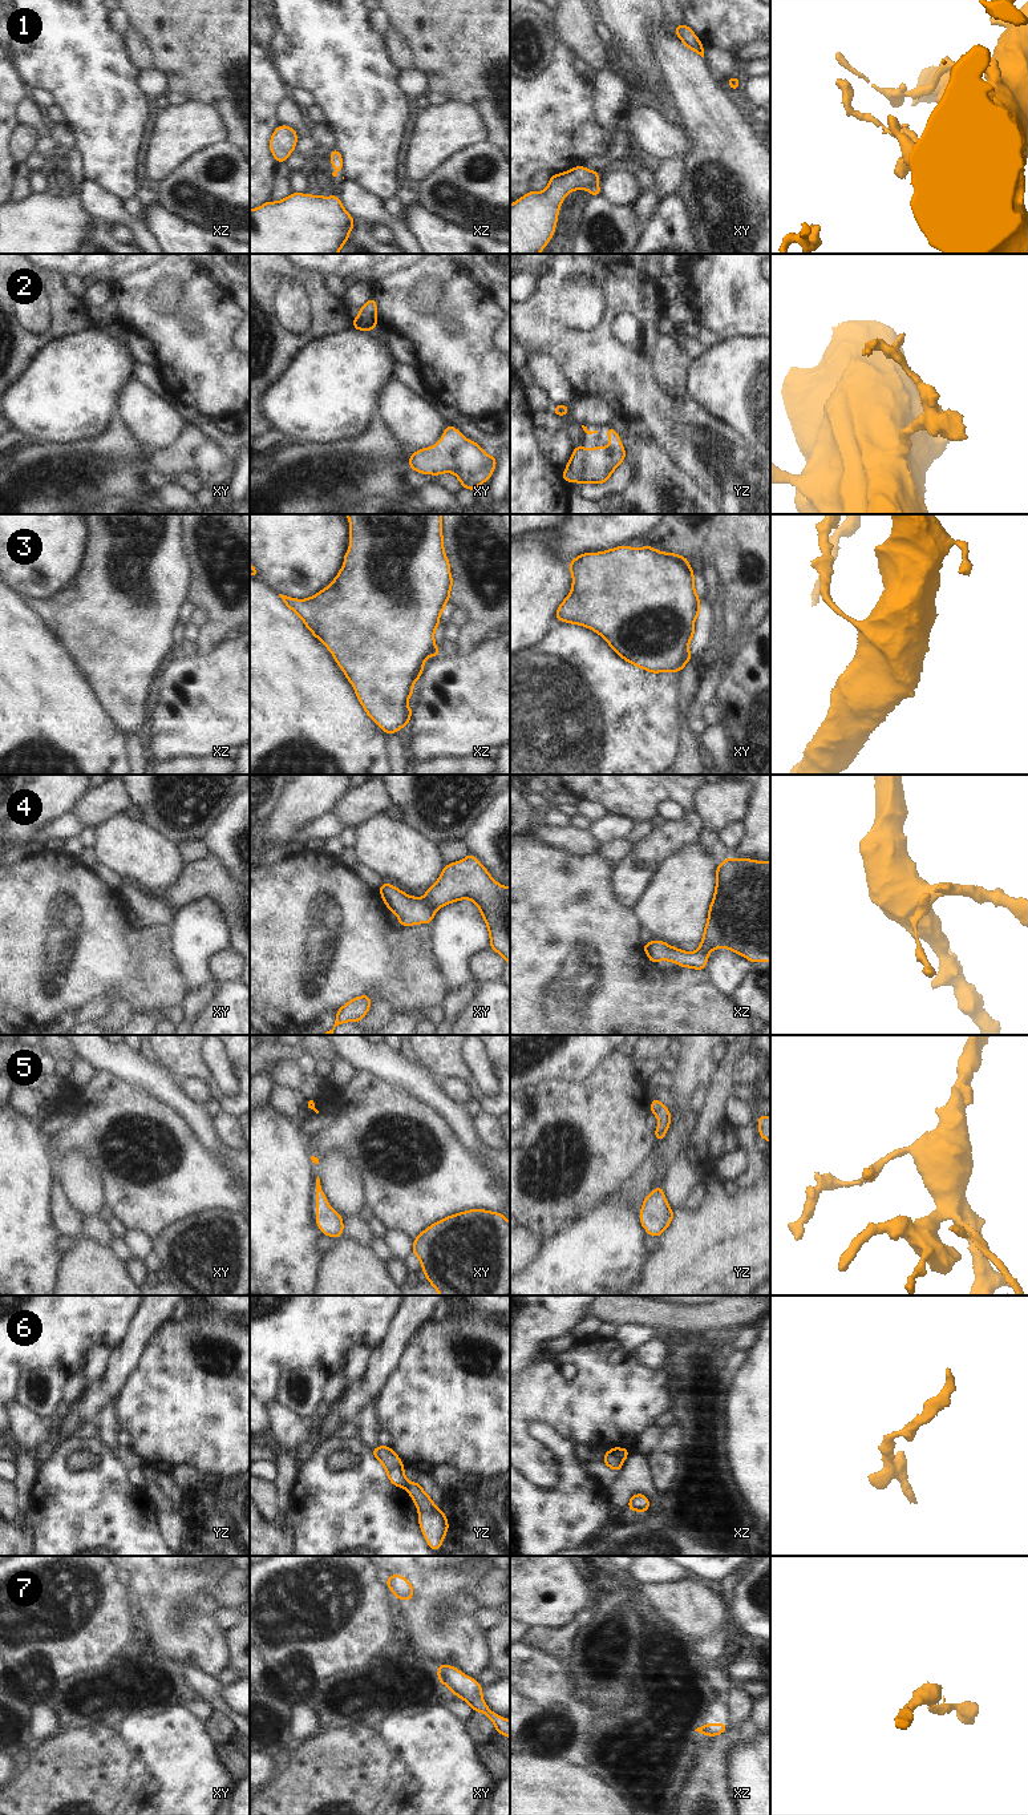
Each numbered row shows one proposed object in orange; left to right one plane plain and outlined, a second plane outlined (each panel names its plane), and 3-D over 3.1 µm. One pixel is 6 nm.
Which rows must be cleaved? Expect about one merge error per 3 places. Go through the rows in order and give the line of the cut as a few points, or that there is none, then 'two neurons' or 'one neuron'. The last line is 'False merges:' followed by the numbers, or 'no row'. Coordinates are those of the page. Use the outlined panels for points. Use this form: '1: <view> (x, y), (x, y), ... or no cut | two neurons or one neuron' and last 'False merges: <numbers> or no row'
1: no cut | one neuron
2: no cut | one neuron
3: no cut | one neuron
4: no cut | one neuron
5: no cut | one neuron
6: xz (608, 1451), (622, 1462) | two neurons
7: no cut | one neuron
False merges: 6

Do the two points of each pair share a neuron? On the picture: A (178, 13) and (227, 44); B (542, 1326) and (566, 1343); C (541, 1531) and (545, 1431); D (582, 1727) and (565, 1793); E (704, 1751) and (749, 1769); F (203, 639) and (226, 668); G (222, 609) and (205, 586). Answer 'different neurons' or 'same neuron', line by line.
A: same neuron
B: different neurons
C: same neuron
D: different neurons
E: different neurons
F: different neurons
G: same neuron

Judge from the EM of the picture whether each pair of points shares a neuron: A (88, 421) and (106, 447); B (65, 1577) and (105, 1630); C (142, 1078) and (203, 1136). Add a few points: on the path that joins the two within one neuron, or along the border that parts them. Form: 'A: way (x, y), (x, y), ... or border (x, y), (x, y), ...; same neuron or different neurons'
A: border (117, 413), (104, 431), (88, 437), (65, 441); different neurons
B: way (65, 1591), (92, 1617); same neuron
C: way (160, 1086), (171, 1094), (197, 1119); same neuron

